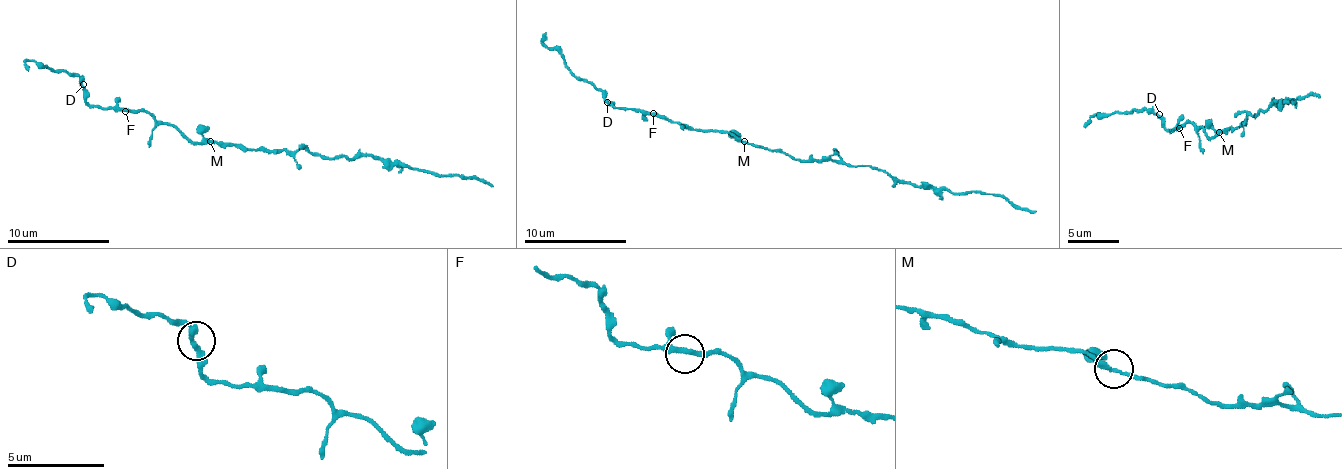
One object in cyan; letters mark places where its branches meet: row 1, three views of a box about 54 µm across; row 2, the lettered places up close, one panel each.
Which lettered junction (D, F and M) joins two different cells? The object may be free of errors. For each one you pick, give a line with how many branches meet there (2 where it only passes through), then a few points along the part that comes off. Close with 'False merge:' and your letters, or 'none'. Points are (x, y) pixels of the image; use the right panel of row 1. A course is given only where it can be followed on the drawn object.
False merge: none

